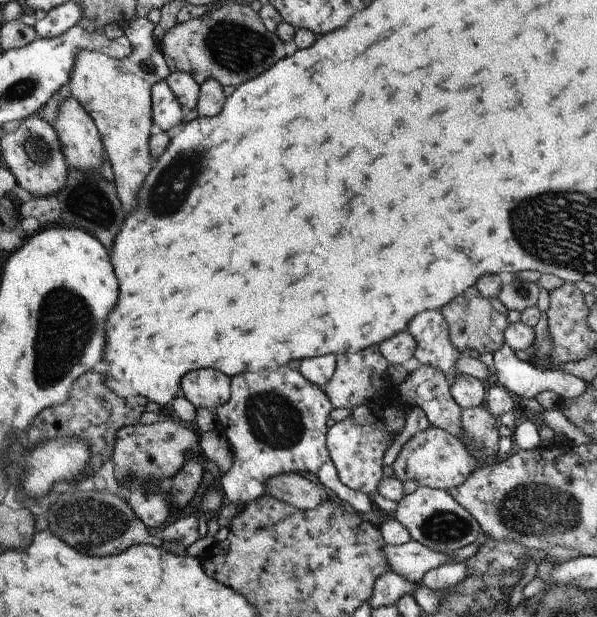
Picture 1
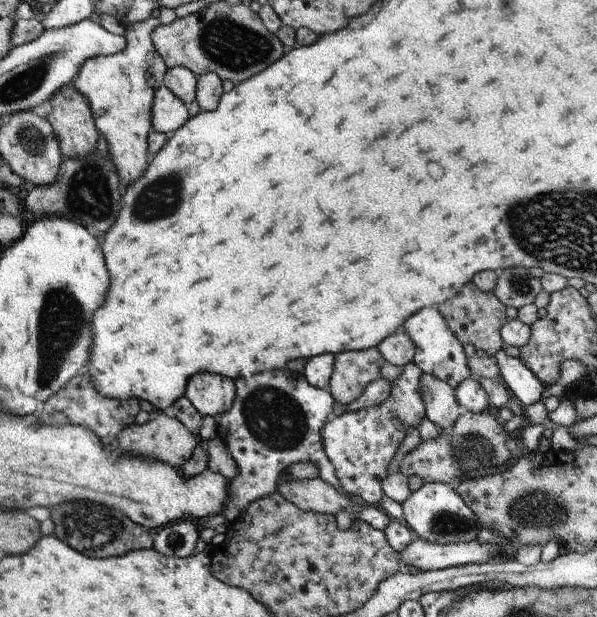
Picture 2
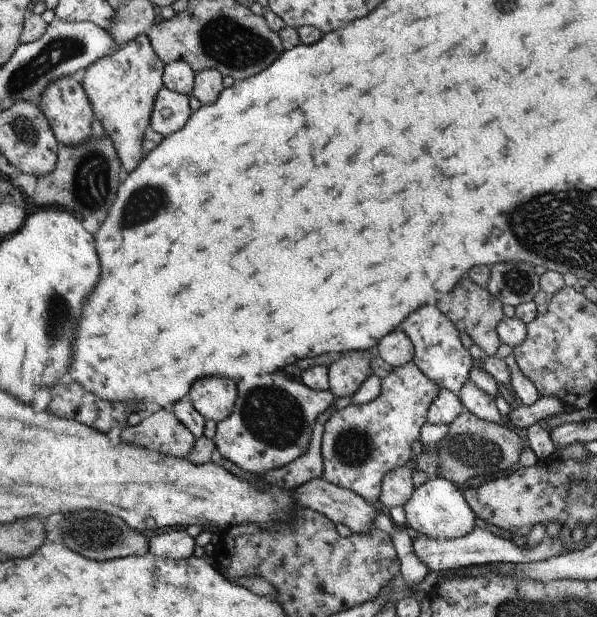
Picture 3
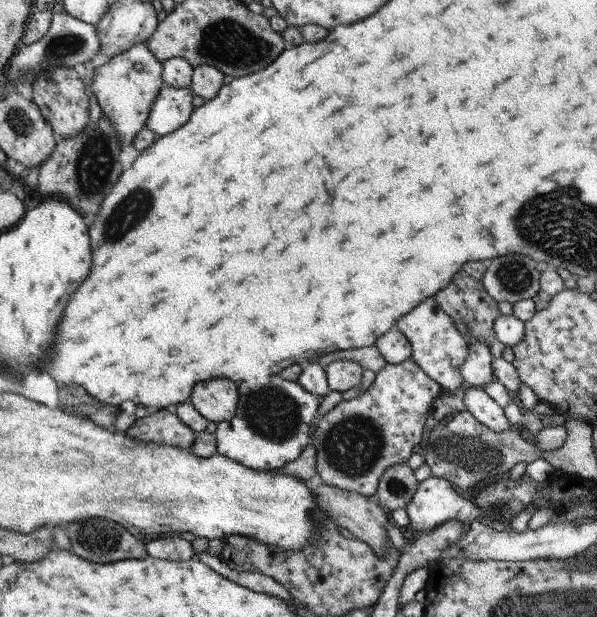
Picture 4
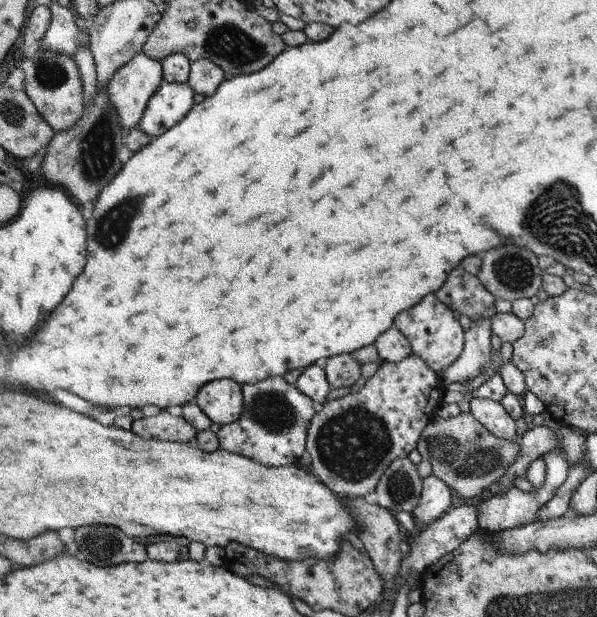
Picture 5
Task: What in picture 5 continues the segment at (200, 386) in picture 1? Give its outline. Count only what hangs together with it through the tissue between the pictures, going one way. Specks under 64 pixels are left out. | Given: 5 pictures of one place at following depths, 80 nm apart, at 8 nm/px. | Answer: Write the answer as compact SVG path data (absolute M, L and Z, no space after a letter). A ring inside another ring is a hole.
M214 380L198 392L194 402L213 423L227 425L240 420L245 399L241 384L232 380Z

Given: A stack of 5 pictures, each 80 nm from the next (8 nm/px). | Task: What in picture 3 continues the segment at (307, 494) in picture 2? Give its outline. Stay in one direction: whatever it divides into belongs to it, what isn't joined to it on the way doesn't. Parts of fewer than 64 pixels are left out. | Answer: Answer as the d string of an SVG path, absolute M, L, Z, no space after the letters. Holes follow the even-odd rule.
M324 477L307 480L303 485L297 486L293 489L291 497L298 506L308 507L313 511L325 514L334 524L338 522L346 524L352 533L365 533L374 527L373 520L379 507L371 505L365 498L351 490L328 482Z

